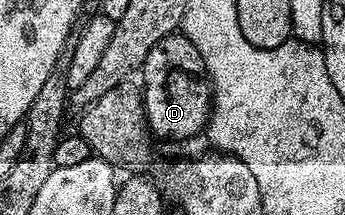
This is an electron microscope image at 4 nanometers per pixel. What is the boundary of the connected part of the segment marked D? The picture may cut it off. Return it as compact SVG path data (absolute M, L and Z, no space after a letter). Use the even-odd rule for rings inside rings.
M181 34L161 38L145 58L141 69L143 110L147 113L147 127L163 140L187 140L204 131L213 107L211 82L197 54L197 46Z

